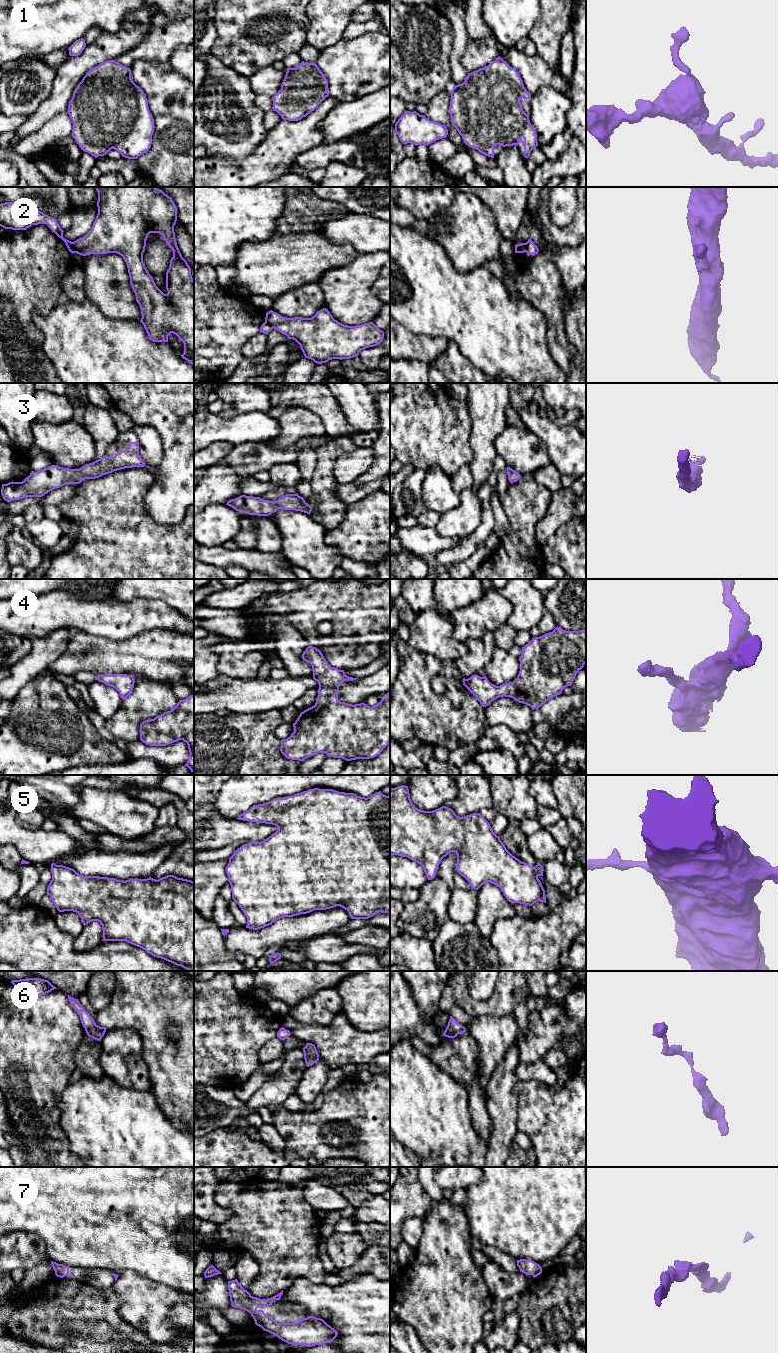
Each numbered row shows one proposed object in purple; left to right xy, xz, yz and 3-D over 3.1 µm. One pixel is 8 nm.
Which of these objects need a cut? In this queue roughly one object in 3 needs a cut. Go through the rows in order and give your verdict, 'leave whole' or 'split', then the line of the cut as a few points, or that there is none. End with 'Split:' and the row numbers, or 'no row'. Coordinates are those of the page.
1: leave whole | no cut
2: split | xy (73, 242), (72, 252)
3: leave whole | no cut
4: leave whole | no cut
5: leave whole | no cut
6: leave whole | no cut
7: leave whole | no cut
Split: 2

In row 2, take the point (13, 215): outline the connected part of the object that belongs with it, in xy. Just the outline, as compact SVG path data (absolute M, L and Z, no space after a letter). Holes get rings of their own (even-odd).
M25 201L5 202L0 204L1 227L12 230L26 230L32 225L38 224L46 224L52 232L65 242L68 250L73 254L73 242L63 237L64 231L55 218L44 214Z

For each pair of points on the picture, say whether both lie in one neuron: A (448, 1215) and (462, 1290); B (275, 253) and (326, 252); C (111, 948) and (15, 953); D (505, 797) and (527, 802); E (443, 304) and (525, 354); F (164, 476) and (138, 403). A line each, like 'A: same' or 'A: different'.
A: same
B: same
C: same
D: same
E: same
F: same

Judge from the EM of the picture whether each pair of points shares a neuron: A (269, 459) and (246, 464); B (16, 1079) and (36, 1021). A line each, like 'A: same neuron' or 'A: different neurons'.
A: same neuron
B: same neuron

